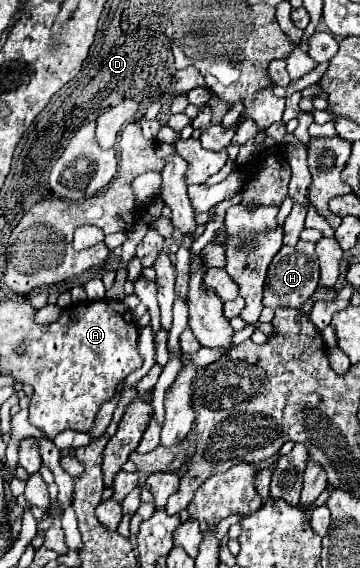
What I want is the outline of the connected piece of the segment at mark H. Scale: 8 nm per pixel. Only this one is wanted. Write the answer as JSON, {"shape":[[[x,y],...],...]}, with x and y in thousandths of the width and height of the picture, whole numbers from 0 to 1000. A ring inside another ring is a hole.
{"shape":[[[831,423],[825,433],[786,433],[764,447],[764,454],[742,475],[731,539],[747,539],[747,542],[775,542],[775,539],[836,542],[858,528],[858,521],[875,514],[881,496],[886,496],[886,461],[875,451],[875,430]]]}

